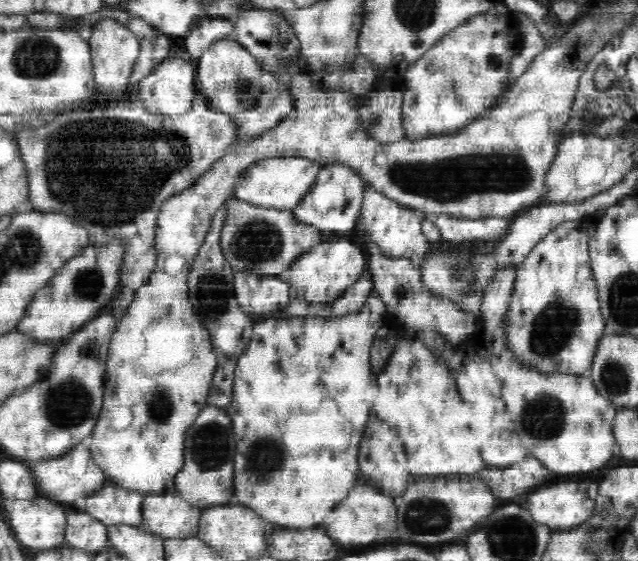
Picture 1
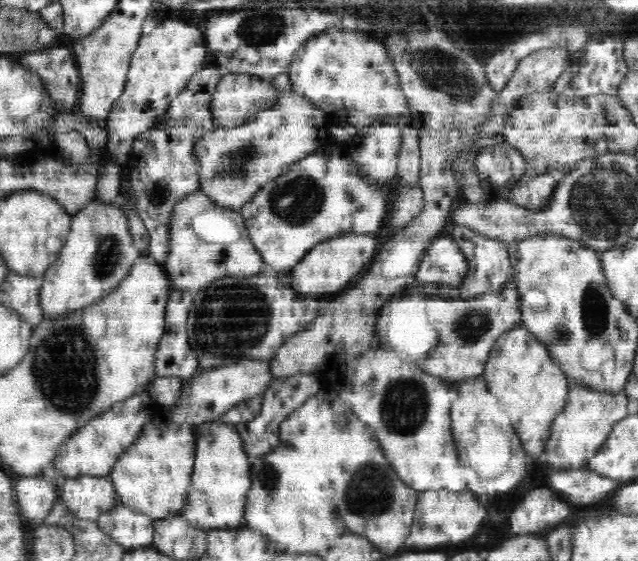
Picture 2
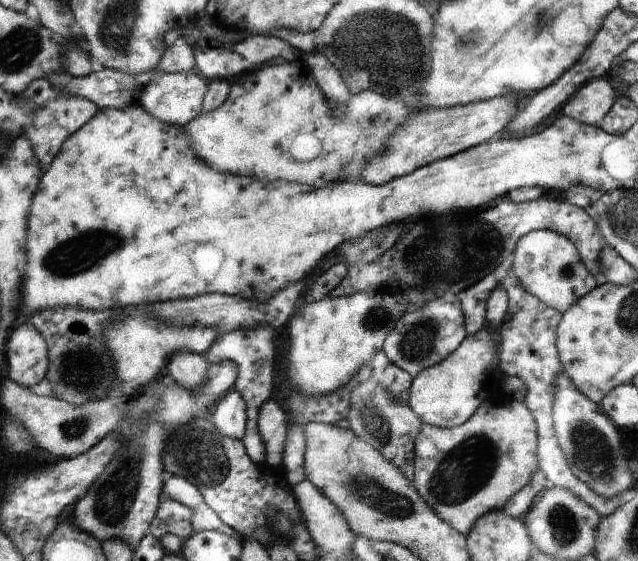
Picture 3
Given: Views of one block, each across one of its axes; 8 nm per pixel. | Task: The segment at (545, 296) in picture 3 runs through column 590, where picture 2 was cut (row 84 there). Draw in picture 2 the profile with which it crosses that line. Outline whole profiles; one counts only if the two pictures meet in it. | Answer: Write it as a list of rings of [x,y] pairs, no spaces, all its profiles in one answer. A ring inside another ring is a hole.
[[[288,73],[276,74],[272,82],[278,89],[278,96],[270,108],[256,112],[250,120],[234,128],[216,127],[214,132],[196,141],[195,159],[199,164],[200,190],[212,203],[225,209],[242,209],[266,182],[286,174],[290,166],[321,149],[318,136],[326,126],[324,111],[293,91]]]

